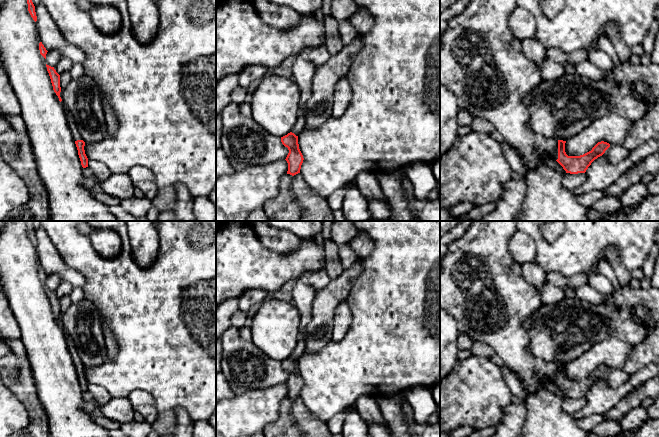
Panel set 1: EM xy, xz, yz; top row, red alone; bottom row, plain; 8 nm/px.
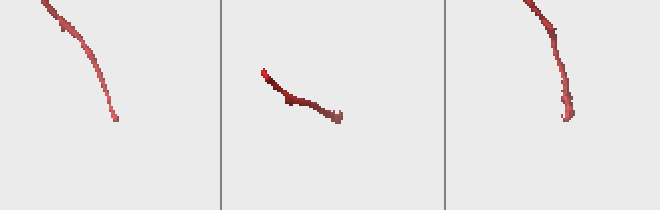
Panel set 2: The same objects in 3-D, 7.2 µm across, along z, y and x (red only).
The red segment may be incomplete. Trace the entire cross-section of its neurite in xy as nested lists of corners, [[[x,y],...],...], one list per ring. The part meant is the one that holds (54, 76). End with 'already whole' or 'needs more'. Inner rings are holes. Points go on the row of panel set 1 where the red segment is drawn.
[[[46,64],[46,67],[47,67],[47,71],[49,73],[50,79],[51,79],[53,90],[56,93],[56,95],[58,96],[59,101],[61,102],[62,99],[60,97],[60,92],[61,92],[60,75],[56,72],[54,67],[51,67],[51,66],[47,65],[47,64]]]; already whole

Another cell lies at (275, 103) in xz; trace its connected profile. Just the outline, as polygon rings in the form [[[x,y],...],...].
[[[269,73],[252,93],[252,119],[269,134],[283,137],[301,114],[300,99],[300,89],[292,78]]]

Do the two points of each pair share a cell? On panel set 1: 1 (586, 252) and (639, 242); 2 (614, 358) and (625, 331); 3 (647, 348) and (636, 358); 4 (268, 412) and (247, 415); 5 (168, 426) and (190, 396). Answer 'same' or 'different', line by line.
1: same
2: different
3: same
4: same
5: different

